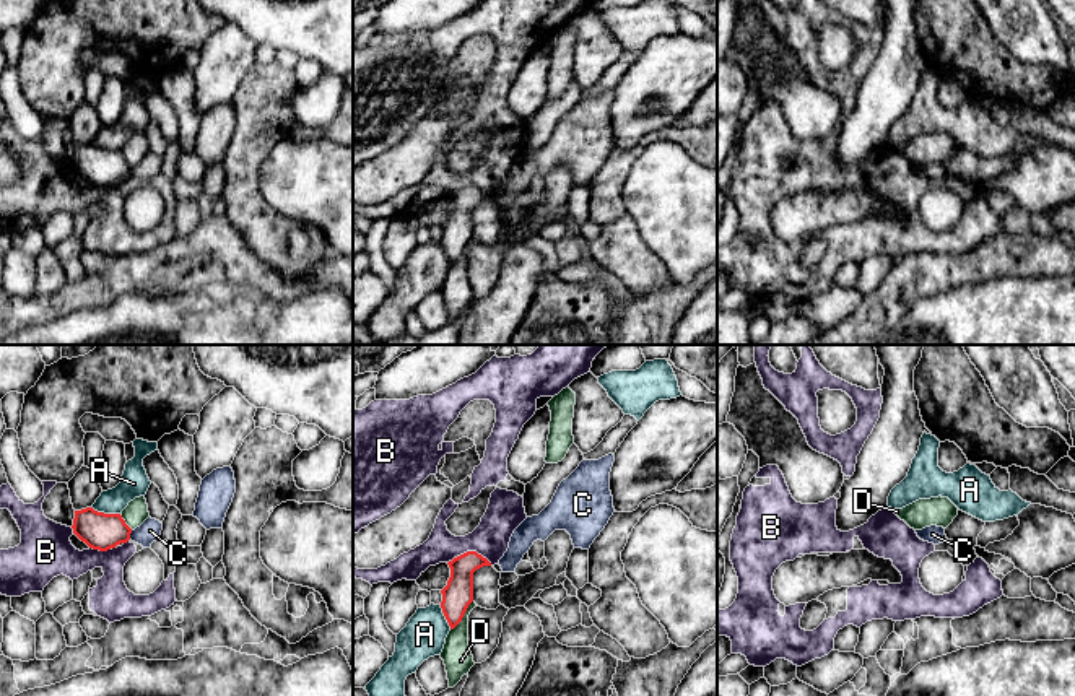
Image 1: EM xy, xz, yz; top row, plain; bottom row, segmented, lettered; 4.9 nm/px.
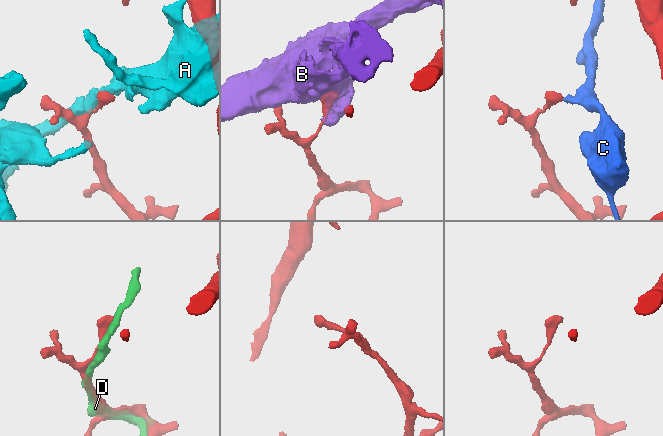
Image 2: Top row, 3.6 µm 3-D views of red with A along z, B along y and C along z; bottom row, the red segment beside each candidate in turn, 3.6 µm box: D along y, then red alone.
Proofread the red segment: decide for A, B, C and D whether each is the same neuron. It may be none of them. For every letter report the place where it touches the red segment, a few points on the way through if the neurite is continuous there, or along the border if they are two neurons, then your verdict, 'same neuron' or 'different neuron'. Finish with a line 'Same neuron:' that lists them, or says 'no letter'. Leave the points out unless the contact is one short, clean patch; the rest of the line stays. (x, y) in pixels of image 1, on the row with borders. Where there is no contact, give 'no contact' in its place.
A: meets red in xy at (106, 514); different neuron
B: meets red in xz at (470, 552); different neuron
C: meets red in xy at (129, 535); border along xy (132, 530), (129, 539); different neuron
D: meets red in xz at (464, 613); different neuron
Same neuron: no letter

